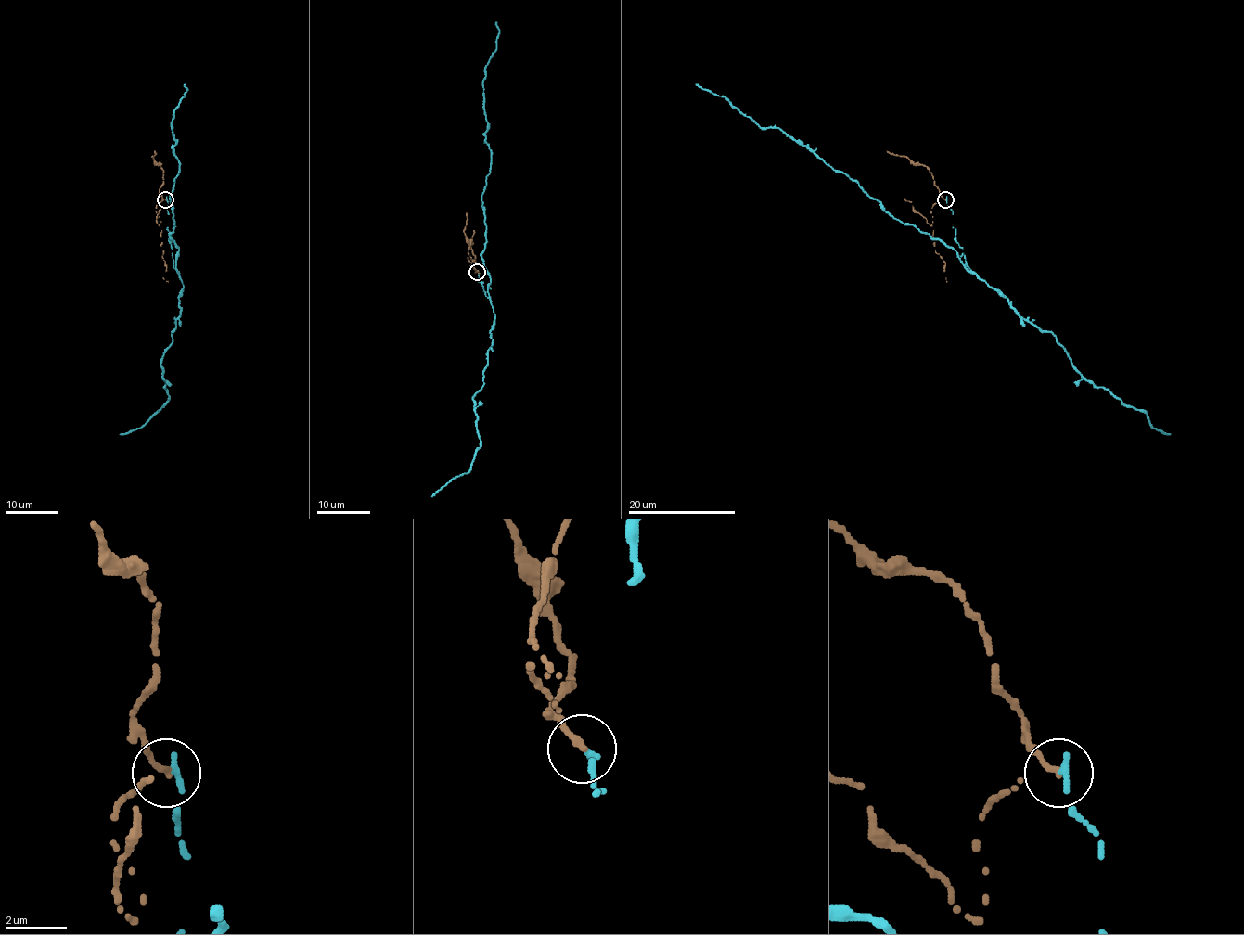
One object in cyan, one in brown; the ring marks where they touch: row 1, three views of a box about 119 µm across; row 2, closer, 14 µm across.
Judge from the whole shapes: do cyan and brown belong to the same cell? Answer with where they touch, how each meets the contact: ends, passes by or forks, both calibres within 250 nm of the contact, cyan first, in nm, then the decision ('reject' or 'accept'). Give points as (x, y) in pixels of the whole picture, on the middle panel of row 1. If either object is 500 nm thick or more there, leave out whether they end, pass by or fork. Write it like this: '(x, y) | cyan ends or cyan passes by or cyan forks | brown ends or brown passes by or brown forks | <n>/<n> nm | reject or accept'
(477, 272) | cyan ends | brown ends | 240/200 nm | reject

